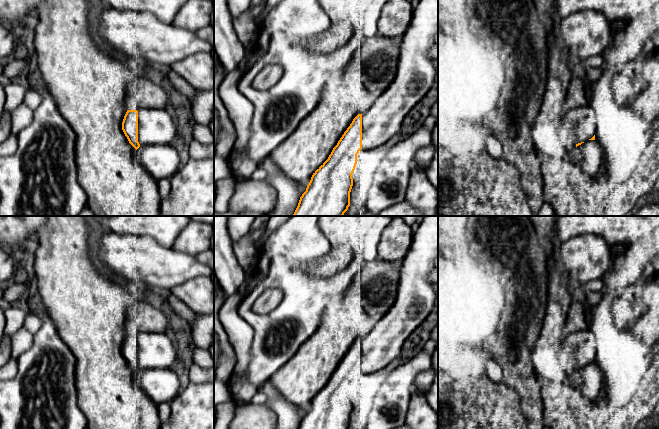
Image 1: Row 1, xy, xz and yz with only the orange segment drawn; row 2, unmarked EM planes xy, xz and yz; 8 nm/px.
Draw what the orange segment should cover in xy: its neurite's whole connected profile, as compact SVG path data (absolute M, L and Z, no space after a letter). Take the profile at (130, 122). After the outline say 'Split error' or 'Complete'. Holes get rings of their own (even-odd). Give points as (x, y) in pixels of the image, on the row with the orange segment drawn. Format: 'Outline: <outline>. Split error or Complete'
Outline: M164 108L127 110L122 130L137 150L146 145L170 145L176 136L176 126Z. Split error

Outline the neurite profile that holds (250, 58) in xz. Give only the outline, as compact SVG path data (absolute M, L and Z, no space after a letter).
M253 46L246 49L246 55L238 66L240 74L244 74L257 60L257 56L253 52Z

